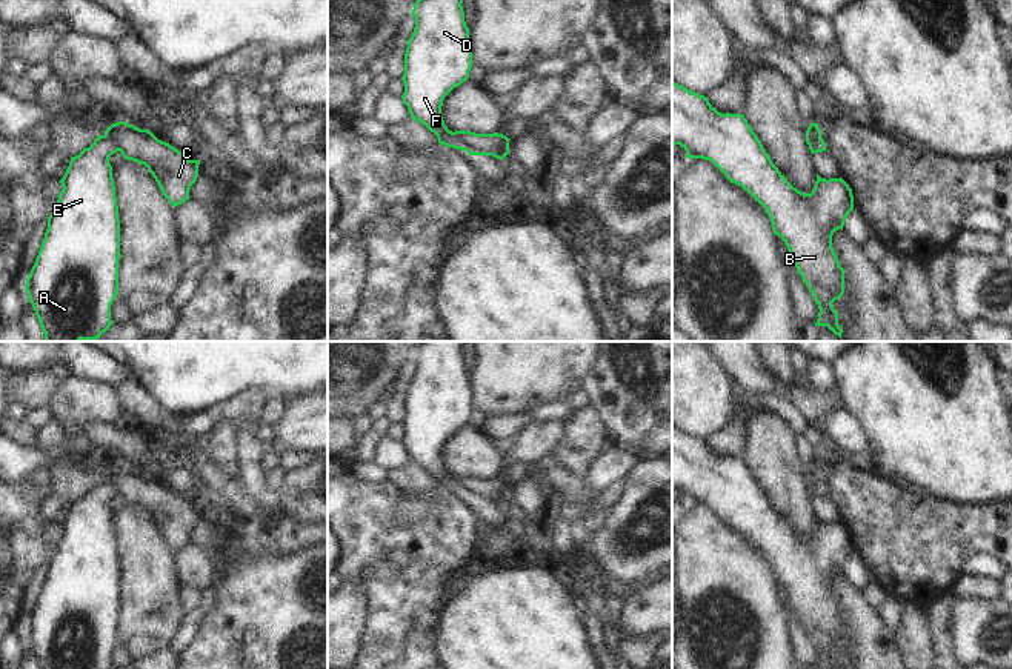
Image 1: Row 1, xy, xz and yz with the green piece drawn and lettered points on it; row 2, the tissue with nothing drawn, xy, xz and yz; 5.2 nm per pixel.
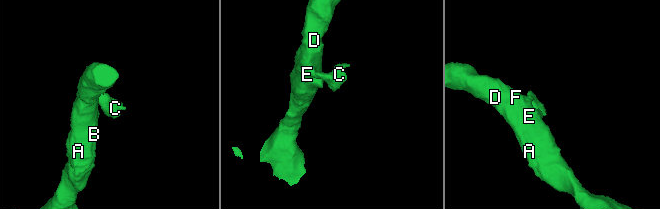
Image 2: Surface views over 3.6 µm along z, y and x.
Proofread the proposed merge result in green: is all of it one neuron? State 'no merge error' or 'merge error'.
merge error

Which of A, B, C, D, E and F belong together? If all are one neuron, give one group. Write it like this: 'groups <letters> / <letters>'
groups A B D E F / C

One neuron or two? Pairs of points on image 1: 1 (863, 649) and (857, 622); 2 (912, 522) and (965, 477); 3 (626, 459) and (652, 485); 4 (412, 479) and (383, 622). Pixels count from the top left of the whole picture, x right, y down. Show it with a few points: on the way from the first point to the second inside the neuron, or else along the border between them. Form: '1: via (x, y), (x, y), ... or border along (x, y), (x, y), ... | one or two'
1: via (863, 643), (863, 628) | one
2: border along (917, 488), (940, 499), (974, 505) | two
3: border along (642, 455), (625, 477) | two
4: border along (388, 479), (409, 492) | two

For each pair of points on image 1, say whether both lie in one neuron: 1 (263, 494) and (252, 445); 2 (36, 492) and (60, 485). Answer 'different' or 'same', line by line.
1: same
2: different

